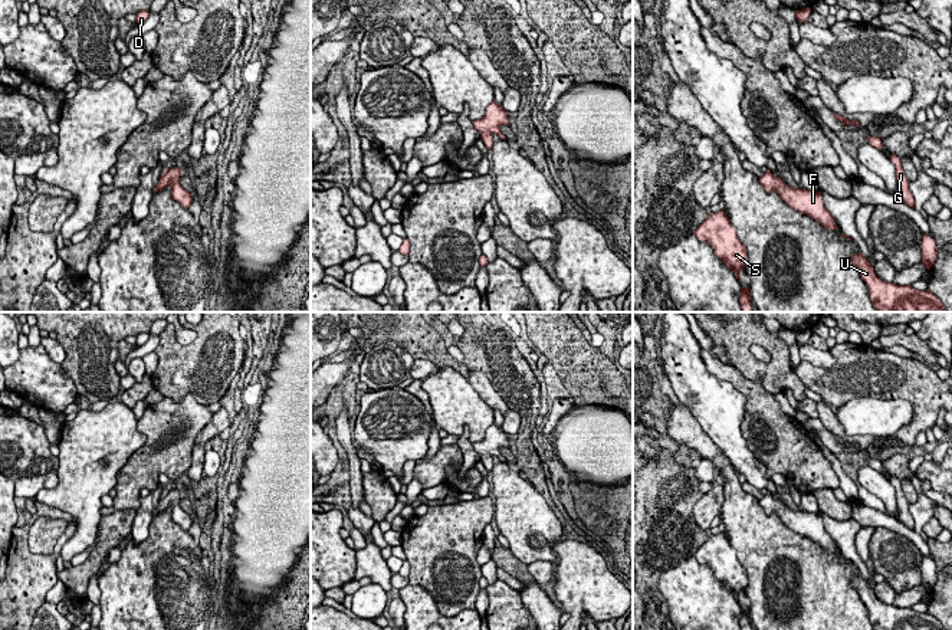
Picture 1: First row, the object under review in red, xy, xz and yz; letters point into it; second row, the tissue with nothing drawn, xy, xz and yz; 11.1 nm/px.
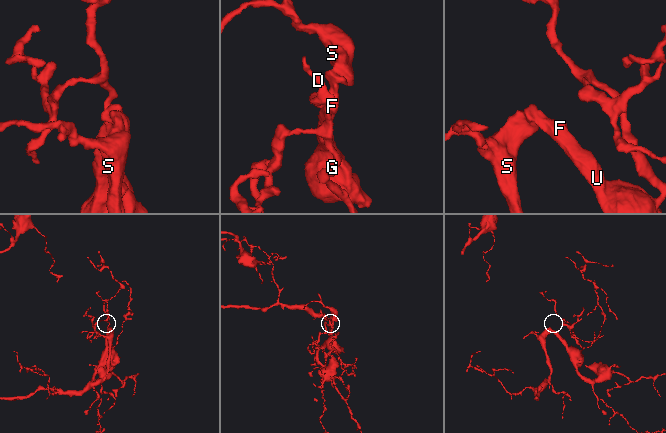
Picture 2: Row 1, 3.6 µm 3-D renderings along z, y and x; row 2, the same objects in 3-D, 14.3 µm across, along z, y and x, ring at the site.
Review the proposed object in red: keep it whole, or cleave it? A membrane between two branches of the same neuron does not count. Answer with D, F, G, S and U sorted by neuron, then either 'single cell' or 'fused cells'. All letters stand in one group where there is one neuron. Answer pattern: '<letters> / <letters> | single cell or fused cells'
D F G S U | single cell

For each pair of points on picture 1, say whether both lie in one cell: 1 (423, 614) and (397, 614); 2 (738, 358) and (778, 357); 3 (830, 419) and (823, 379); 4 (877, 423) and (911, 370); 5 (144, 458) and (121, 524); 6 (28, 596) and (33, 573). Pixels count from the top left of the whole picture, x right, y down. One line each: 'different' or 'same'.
1: different
2: same
3: different
4: different
5: different
6: same

